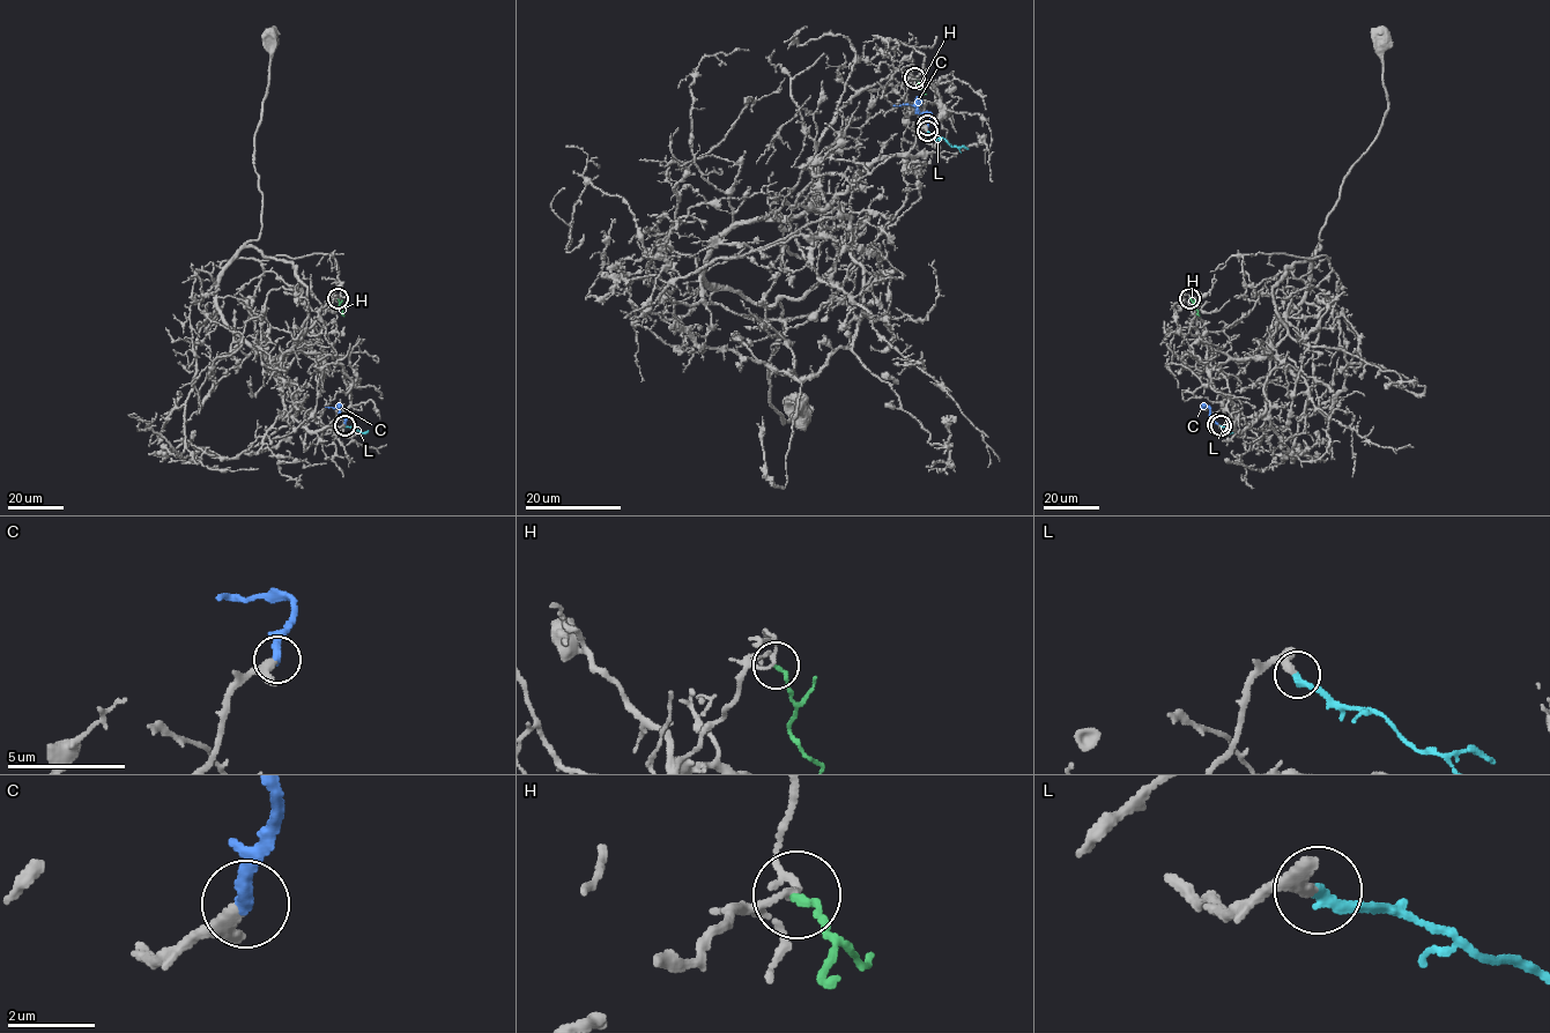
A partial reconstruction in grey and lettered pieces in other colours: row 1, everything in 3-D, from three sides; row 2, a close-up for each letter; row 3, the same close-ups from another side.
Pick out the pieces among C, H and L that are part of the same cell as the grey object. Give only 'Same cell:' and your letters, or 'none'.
Same cell: C, L

